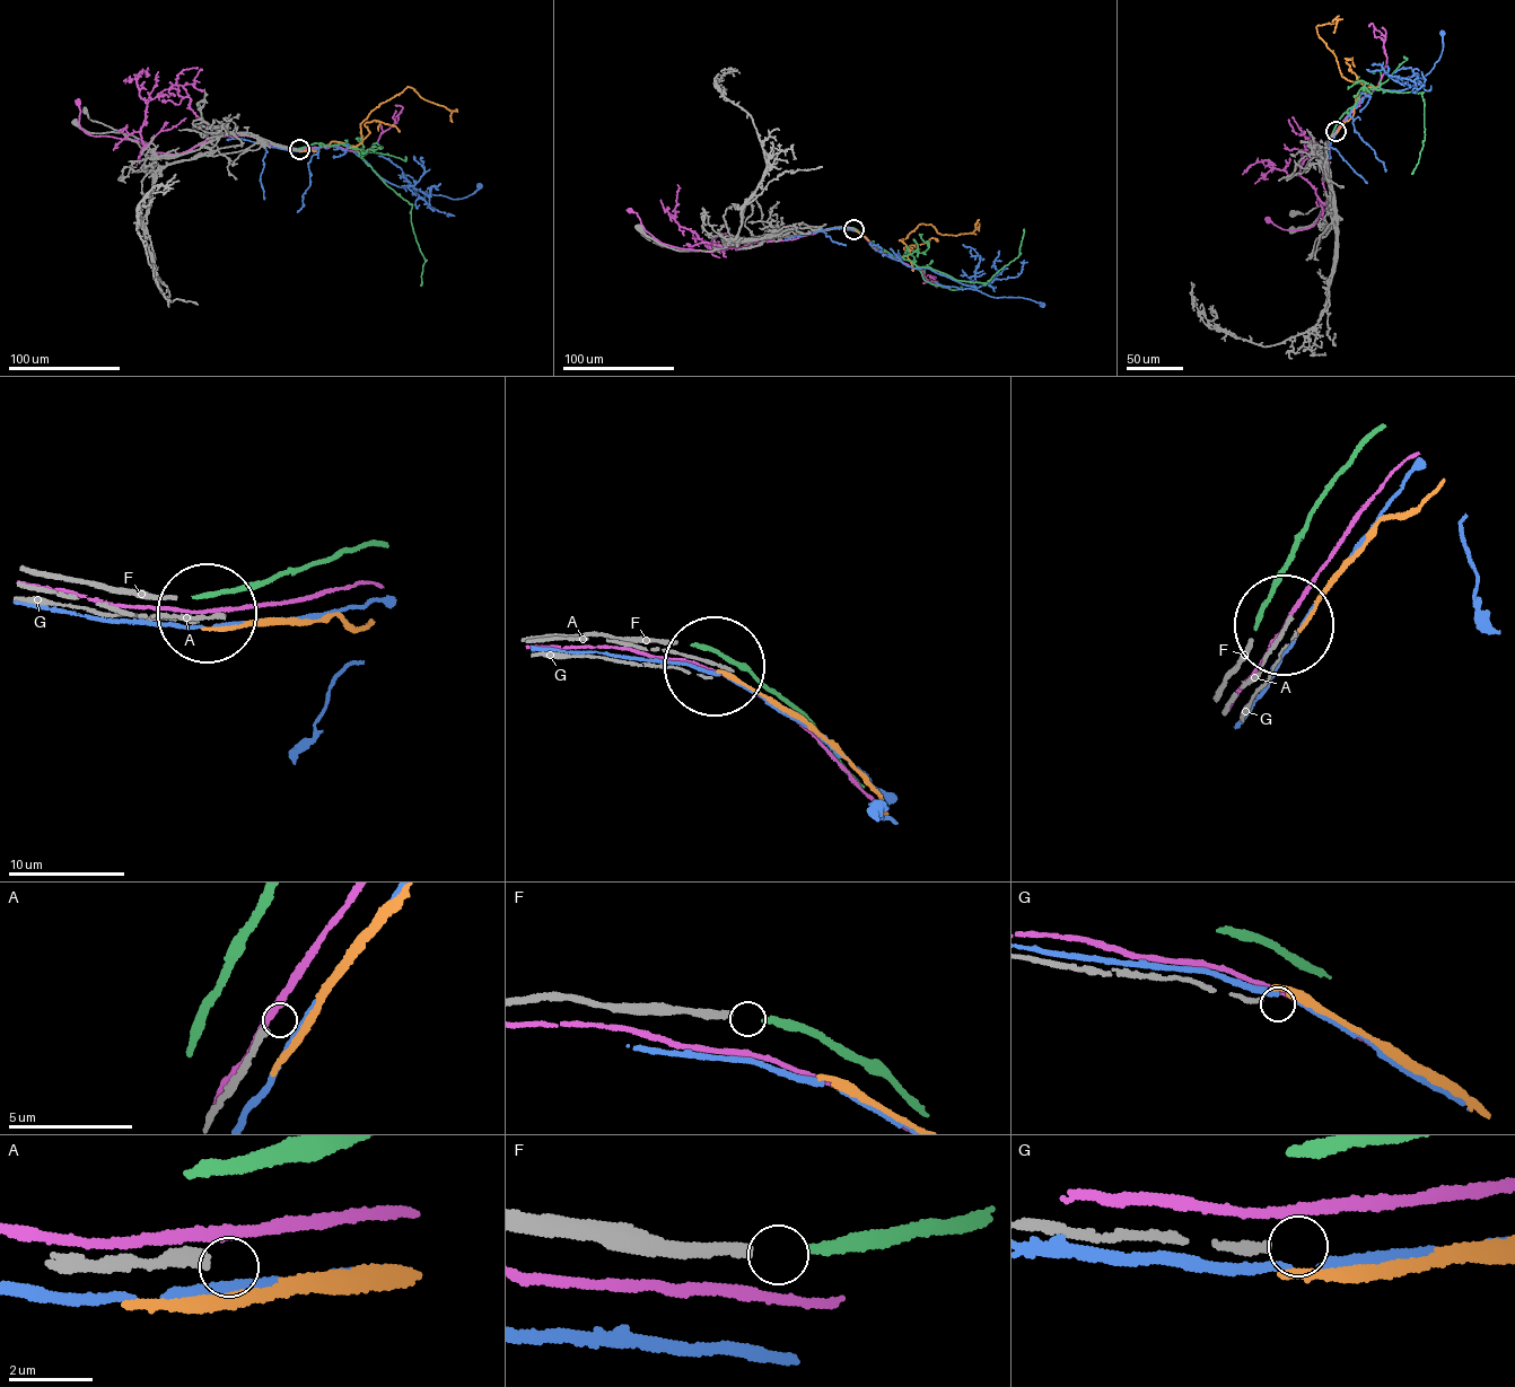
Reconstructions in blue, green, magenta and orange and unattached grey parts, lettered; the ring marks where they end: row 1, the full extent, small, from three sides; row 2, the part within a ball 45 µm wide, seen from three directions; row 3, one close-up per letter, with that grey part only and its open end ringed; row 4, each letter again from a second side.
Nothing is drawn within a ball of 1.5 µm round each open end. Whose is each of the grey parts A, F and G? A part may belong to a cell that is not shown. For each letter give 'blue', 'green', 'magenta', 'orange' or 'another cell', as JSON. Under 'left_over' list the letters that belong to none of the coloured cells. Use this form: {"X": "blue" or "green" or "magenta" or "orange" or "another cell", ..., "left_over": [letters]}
{"A": "another cell", "F": "green", "G": "another cell", "left_over": ["A", "G"]}

